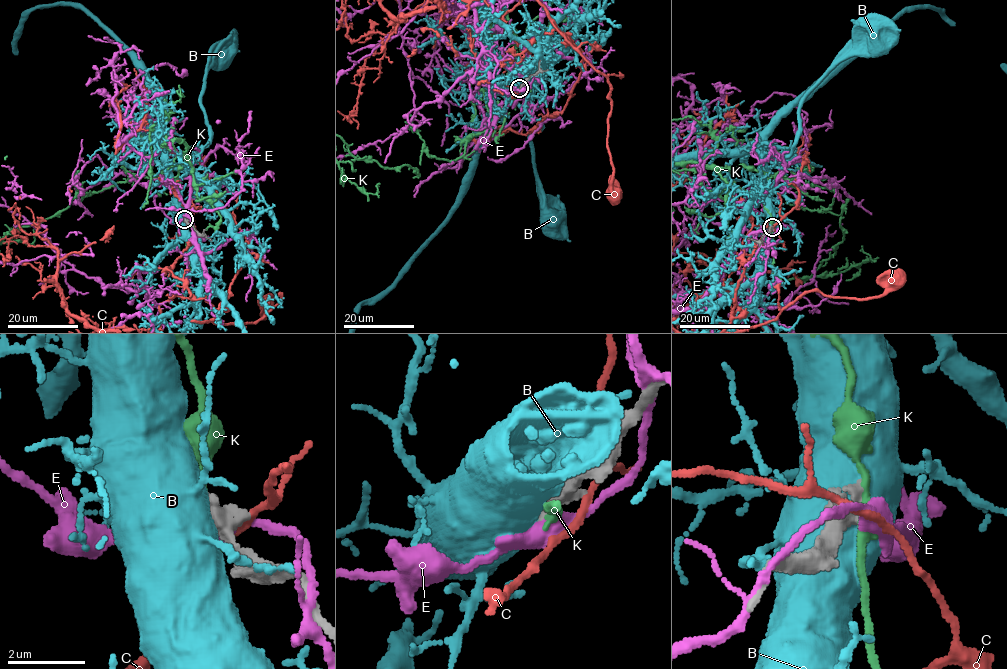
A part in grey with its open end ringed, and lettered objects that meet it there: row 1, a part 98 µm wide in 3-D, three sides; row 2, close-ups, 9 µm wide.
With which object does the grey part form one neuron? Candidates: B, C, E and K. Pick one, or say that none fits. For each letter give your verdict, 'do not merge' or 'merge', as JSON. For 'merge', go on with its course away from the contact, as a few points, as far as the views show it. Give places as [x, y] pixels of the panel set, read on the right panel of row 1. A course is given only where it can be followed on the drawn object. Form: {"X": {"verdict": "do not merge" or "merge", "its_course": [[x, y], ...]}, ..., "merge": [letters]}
{"B": {"verdict": "do not merge"}, "C": {"verdict": "do not merge"}, "E": {"verdict": "do not merge"}, "K": {"verdict": "do not merge"}, "merge": []}

